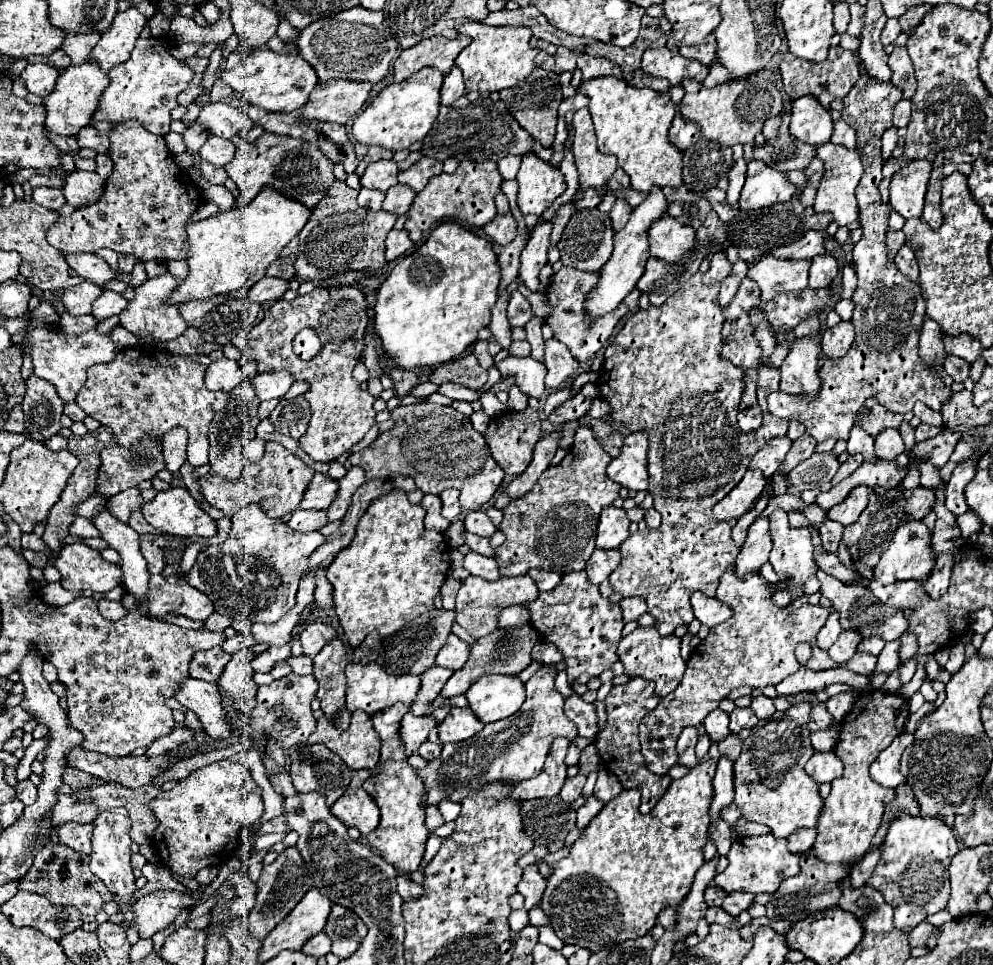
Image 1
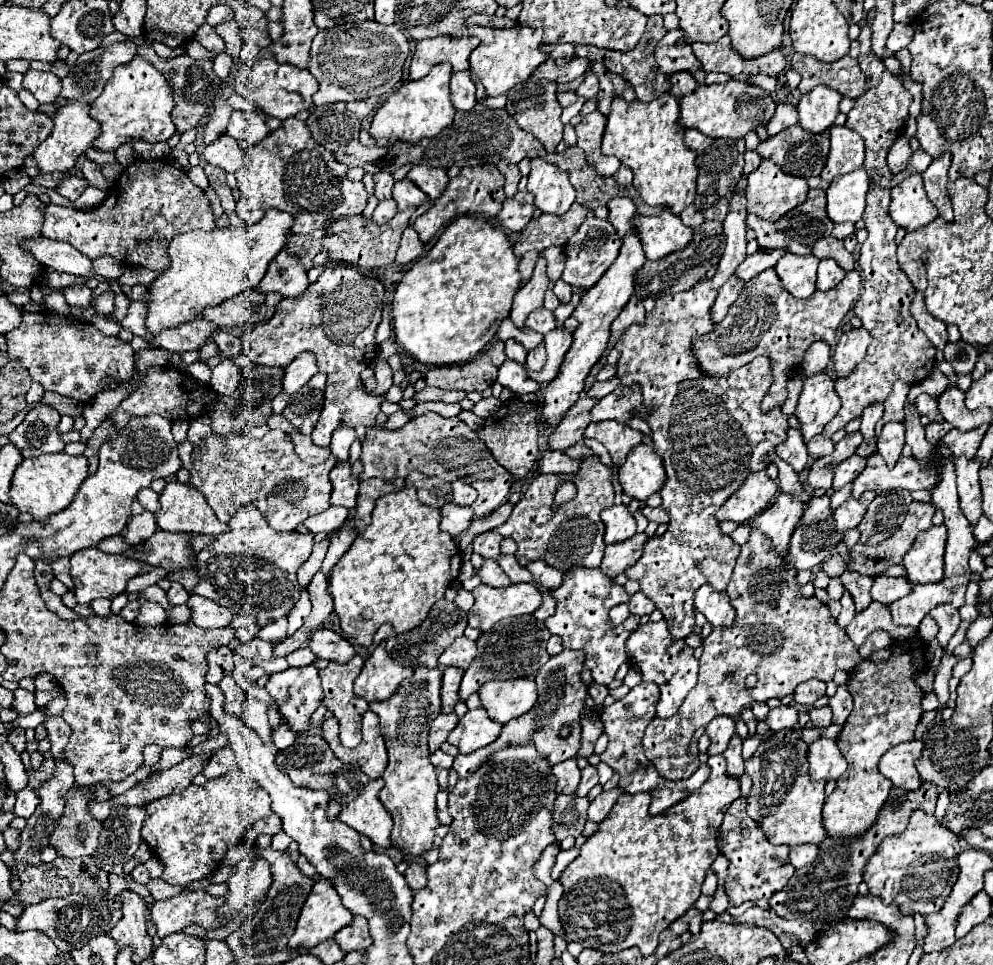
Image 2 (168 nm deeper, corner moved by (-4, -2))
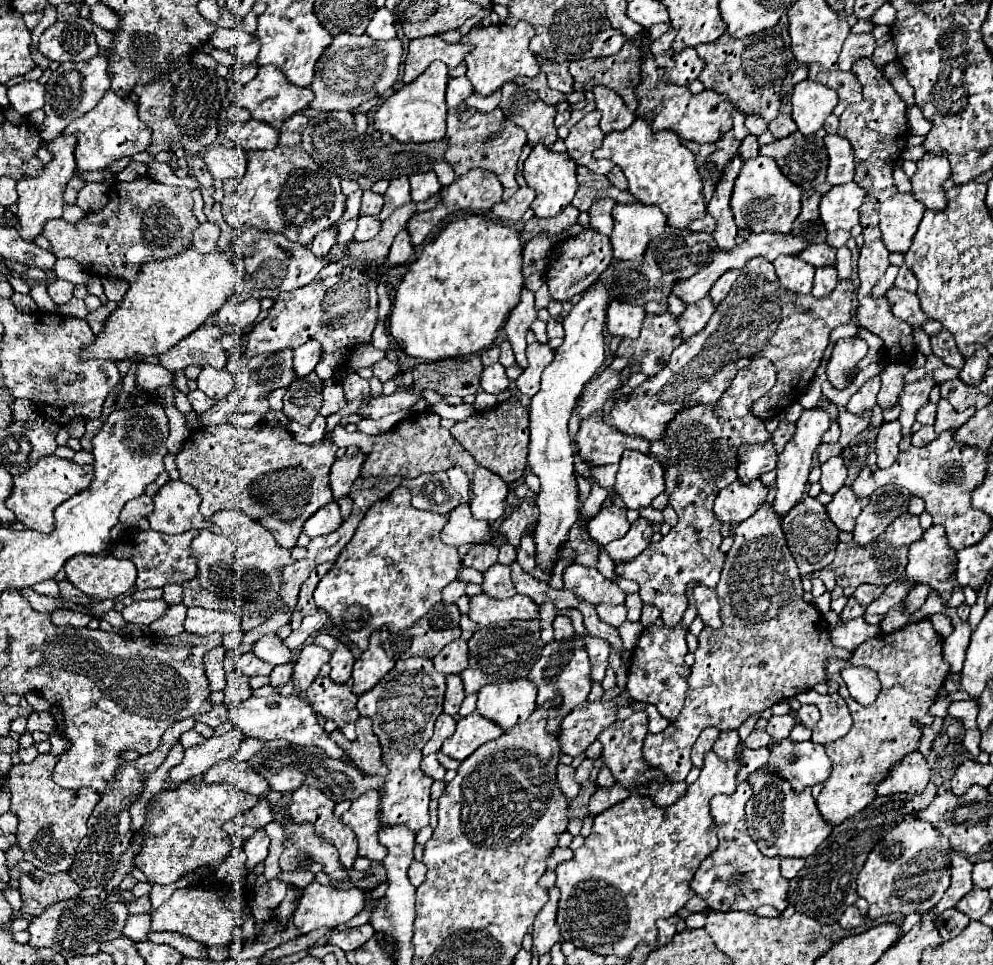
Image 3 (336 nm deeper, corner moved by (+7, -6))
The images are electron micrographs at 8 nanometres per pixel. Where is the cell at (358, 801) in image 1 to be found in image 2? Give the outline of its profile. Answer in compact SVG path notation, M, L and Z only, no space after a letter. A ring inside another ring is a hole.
M370 780L362 794L352 800L340 812L340 820L366 836L378 848L390 848L390 832L392 832L392 816L378 800L378 792L382 790L384 782Z

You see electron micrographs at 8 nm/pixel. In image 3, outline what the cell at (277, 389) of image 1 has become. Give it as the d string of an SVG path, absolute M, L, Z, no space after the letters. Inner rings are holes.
M315 340L305 342L303 346L295 348L293 350L293 372L295 372L295 380L311 374L319 360L321 360L321 352L319 352L319 344L315 344Z

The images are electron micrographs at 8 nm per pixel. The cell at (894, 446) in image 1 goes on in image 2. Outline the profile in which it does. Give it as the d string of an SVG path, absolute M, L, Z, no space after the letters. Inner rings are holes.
M888 422L882 428L880 440L878 440L878 454L884 458L884 462L894 468L894 464L900 458L904 446L904 424L900 422Z

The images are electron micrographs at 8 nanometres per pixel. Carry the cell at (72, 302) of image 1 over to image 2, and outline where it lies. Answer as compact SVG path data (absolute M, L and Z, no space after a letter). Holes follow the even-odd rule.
M74 284L74 286L64 288L64 296L66 296L66 302L70 306L86 308L92 302L92 290L86 284Z

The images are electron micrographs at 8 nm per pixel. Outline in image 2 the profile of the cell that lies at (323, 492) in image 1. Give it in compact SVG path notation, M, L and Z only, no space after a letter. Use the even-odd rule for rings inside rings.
M338 462L330 472L330 480L332 480L332 486L334 486L330 504L354 508L360 480L352 474L350 462Z

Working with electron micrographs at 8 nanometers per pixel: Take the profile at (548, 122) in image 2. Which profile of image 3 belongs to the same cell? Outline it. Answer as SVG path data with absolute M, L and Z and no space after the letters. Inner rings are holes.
M515 82L503 84L501 94L503 96L499 108L503 110L507 120L511 120L527 132L531 146L543 142L549 148L557 140L557 128L553 124L557 112L555 106L545 104L527 86L519 86Z

